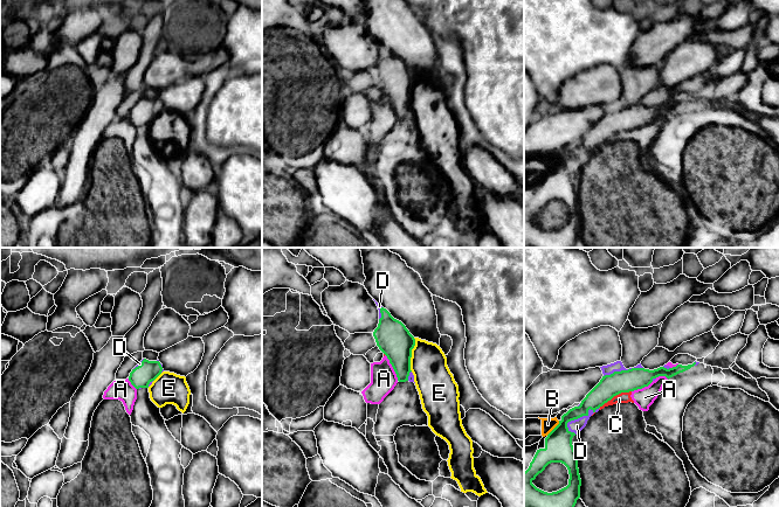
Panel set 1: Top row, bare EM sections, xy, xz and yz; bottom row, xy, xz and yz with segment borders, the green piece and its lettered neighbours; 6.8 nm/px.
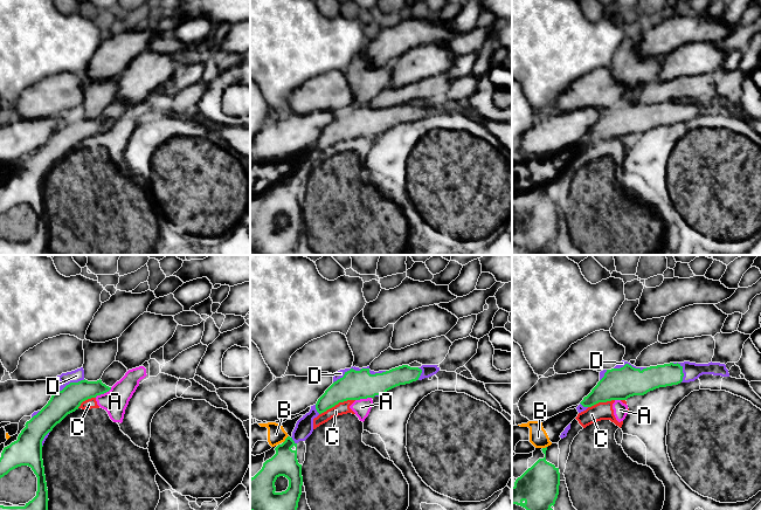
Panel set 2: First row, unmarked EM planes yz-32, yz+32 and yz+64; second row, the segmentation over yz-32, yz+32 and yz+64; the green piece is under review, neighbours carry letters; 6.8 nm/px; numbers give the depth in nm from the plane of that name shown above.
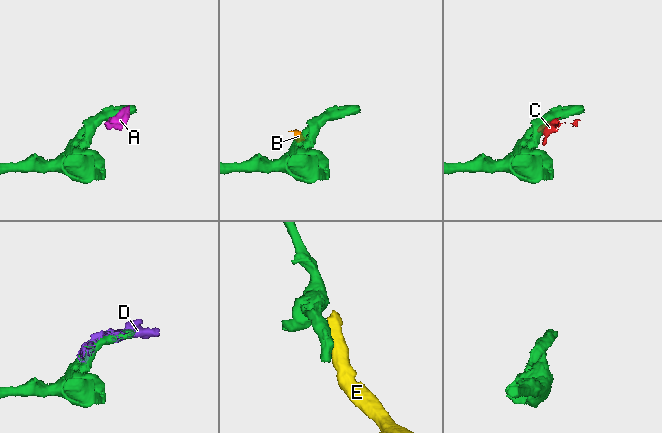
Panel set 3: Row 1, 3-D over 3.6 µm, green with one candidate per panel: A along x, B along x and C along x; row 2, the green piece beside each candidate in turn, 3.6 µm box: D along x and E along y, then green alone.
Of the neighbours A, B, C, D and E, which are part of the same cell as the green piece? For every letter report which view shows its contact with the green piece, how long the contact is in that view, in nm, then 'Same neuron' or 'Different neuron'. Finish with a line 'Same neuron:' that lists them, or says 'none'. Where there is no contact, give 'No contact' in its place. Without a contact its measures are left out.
A: Touches green in xz. Shared border 200 nm. Different neuron
B: Touches green in yz. Shared border 140 nm. Different neuron
C: Touches green in yz. Shared border 260 nm. Different neuron
D: Touches green in yz. Shared border 280 nm. Same neuron
E: Touches green in xz. Shared border 240 nm. Different neuron
Same neuron: D

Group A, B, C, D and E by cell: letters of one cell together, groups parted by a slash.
A C / B E / D

